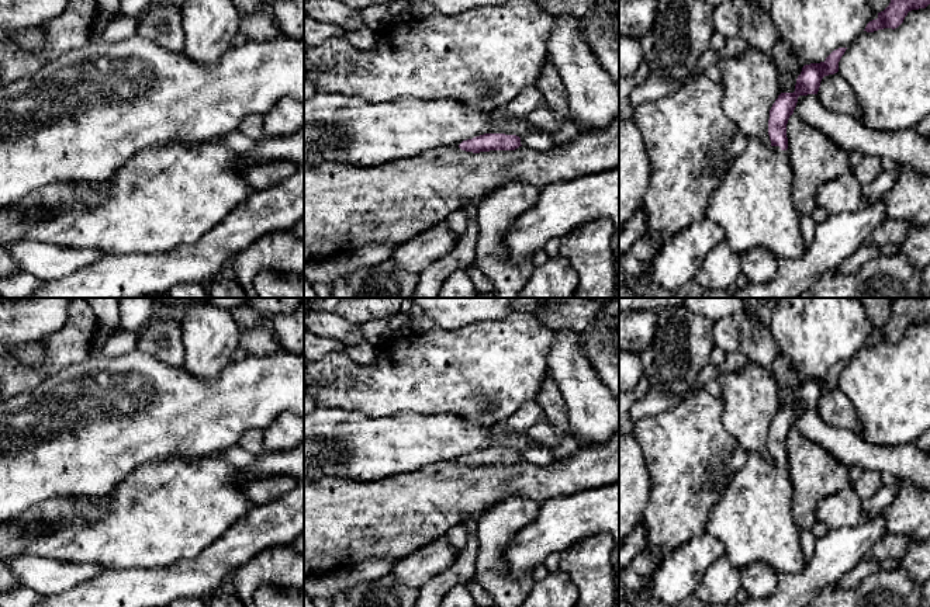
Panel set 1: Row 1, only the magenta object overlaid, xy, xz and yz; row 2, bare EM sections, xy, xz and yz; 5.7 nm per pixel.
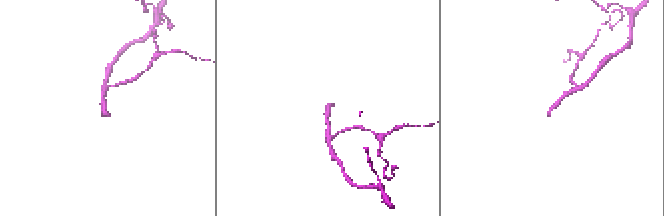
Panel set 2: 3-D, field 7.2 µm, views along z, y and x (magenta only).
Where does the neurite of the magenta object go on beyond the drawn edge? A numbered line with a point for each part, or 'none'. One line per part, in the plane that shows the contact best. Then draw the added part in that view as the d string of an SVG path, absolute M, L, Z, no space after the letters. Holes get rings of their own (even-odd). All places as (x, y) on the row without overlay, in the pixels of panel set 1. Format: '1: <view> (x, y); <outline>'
1: yz (753, 519); M749 454L744 466L737 471L720 499L709 511L706 533L725 547L725 558L739 569L764 562L778 575L801 573L806 561L801 547L801 530L792 517L792 482L789 464L765 461Z

